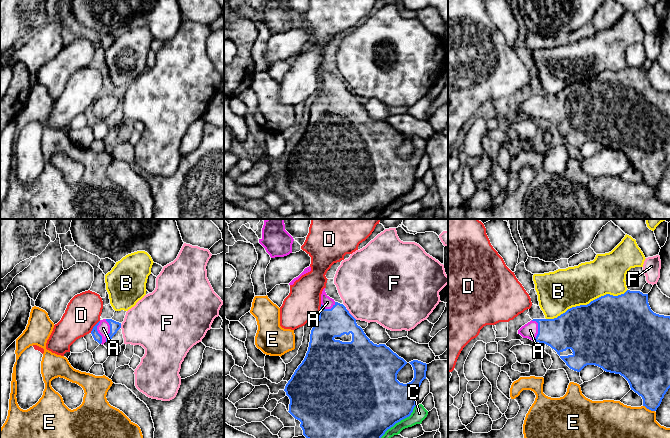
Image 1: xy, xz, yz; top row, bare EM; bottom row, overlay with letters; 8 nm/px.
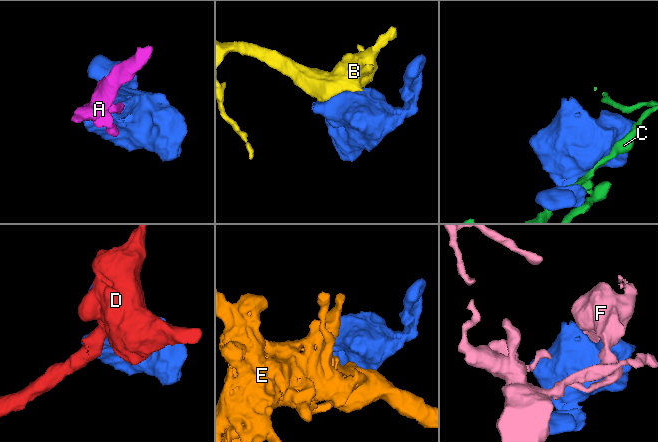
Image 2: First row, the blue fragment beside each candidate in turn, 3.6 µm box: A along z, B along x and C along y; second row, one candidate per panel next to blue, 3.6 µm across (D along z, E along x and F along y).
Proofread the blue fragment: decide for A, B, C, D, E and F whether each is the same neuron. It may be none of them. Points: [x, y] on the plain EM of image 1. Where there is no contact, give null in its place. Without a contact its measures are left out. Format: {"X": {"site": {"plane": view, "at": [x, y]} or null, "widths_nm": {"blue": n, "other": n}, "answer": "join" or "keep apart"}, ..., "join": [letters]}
{"A": {"site": {"plane": "yz", "at": [538, 105]}, "widths_nm": {"blue": 280, "other": 130}, "answer": "join"}, "B": {"site": {"plane": "yz", "at": [587, 80]}, "widths_nm": {"blue": 500, "other": 320}, "answer": "keep apart"}, "C": {"site": {"plane": "xz", "at": [397, 198]}, "widths_nm": {"blue": 500, "other": 120}, "answer": "keep apart"}, "D": {"site": {"plane": "xy", "at": [94, 102]}, "widths_nm": {"blue": 70, "other": 280}, "answer": "keep apart"}, "E": {"site": {"plane": "yz", "at": [649, 185]}, "widths_nm": {"blue": 320, "other": 460}, "answer": "keep apart"}, "F": {"site": {"plane": "xz", "at": [350, 90]}, "widths_nm": {"blue": 240, "other": 480}, "answer": "keep apart"}, "join": ["A"]}

